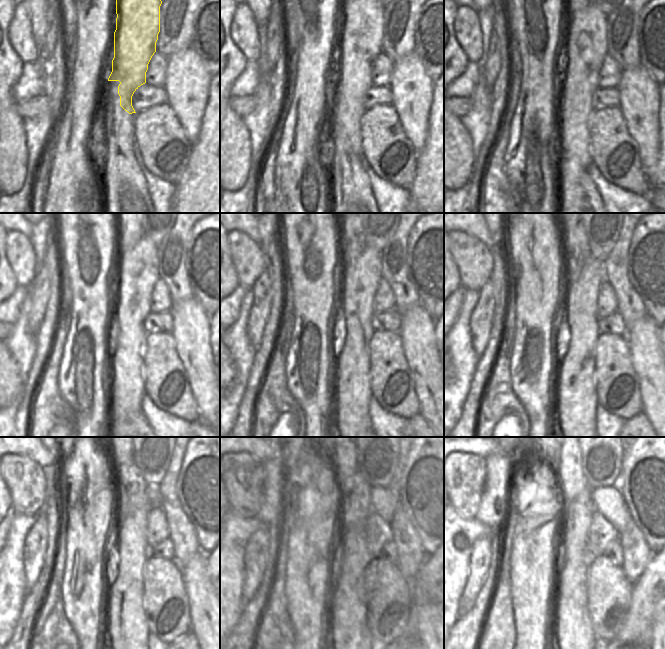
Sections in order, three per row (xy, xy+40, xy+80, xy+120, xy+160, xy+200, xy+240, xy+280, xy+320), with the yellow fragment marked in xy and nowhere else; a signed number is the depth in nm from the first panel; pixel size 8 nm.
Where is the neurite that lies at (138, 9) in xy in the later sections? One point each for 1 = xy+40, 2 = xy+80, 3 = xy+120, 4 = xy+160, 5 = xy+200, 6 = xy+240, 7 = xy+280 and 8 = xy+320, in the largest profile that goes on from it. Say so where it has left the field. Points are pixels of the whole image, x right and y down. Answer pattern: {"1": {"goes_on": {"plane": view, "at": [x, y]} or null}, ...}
{"1": {"goes_on": {"plane": "xy+40", "at": [362, 28]}}, "2": {"goes_on": {"plane": "xy+80", "at": [585, 46]}}, "3": {"goes_on": {"plane": "xy+120", "at": [137, 274]}}, "4": {"goes_on": {"plane": "xy+160", "at": [360, 278]}}, "5": {"goes_on": {"plane": "xy+200", "at": [576, 400]}}, "6": {"goes_on": {"plane": "xy+240", "at": [127, 631]}}, "7": {"goes_on": {"plane": "xy+280", "at": [350, 634]}}, "8": {"goes_on": {"plane": "xy+320", "at": [575, 640]}}}

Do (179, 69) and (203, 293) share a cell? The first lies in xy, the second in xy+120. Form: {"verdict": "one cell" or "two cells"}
{"verdict": "two cells"}

